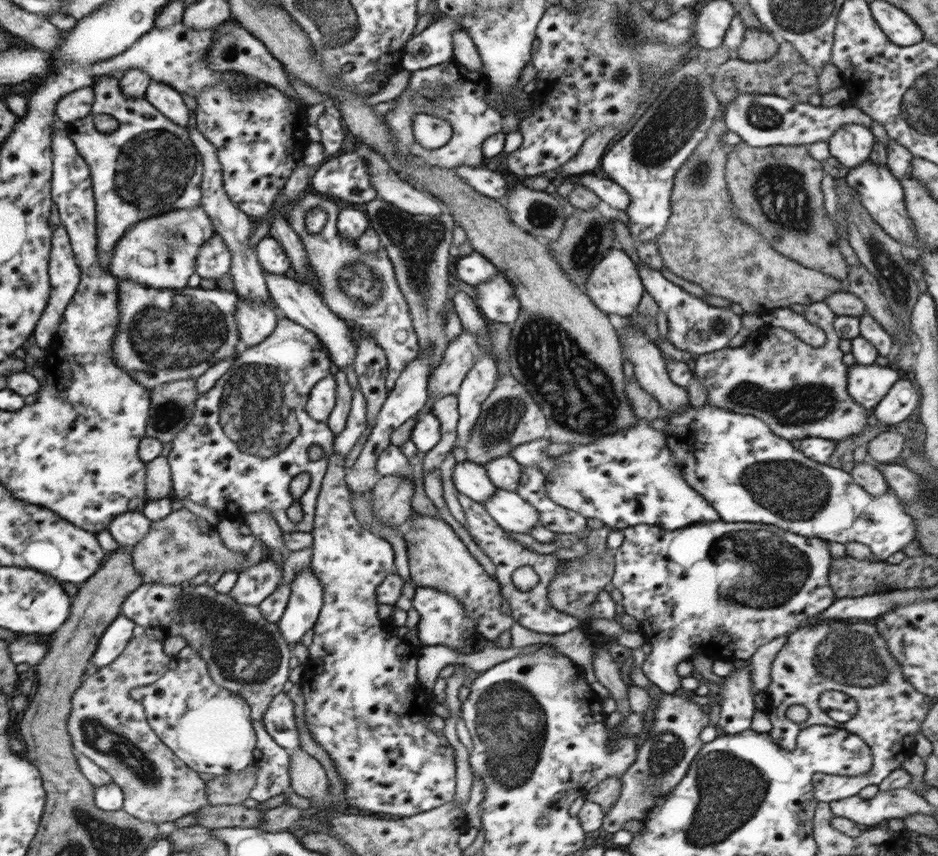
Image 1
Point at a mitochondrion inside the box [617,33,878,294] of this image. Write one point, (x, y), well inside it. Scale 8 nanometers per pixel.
(680, 113)

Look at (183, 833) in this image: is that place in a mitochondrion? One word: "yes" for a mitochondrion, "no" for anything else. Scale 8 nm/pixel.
no

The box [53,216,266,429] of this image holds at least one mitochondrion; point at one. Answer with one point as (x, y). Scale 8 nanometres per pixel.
(178, 332)

